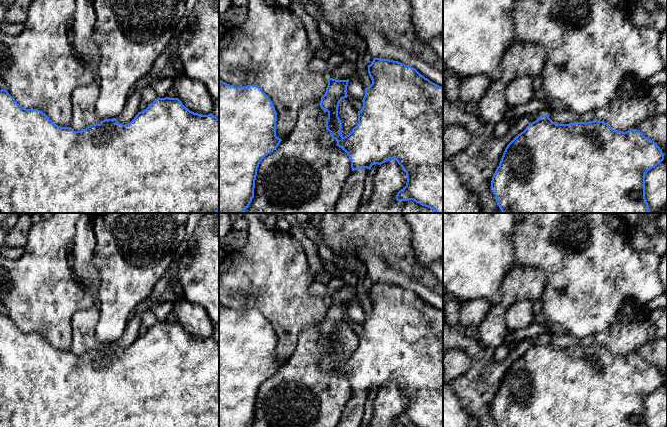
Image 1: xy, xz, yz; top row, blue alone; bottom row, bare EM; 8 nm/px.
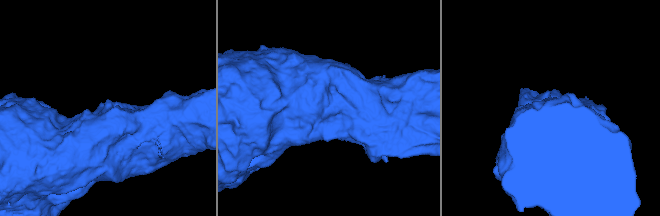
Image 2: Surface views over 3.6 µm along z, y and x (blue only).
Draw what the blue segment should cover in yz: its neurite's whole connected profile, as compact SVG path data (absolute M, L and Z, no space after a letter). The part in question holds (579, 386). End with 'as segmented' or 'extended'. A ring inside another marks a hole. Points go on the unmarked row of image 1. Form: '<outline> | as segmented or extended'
M542 339L507 369L491 414L497 427L647 427L645 399L663 384L657 367L637 353L618 355L600 344L558 348Z | as segmented

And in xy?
M0 314L0 427L219 427L219 342L212 337L202 339L187 333L178 322L157 322L143 336L138 336L128 348L121 348L116 342L104 343L100 348L92 348L81 355L54 348L45 337L37 333L22 332L7 314Z | as segmented

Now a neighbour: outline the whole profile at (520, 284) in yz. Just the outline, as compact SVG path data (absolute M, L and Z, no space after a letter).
M514 264L501 284L502 300L491 305L478 328L482 344L495 349L503 344L510 337L505 323L509 307L522 301L535 302L540 298L546 283L547 277L542 270Z

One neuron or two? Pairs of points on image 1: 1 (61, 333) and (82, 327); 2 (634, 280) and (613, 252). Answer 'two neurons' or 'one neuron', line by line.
1: two neurons
2: one neuron

